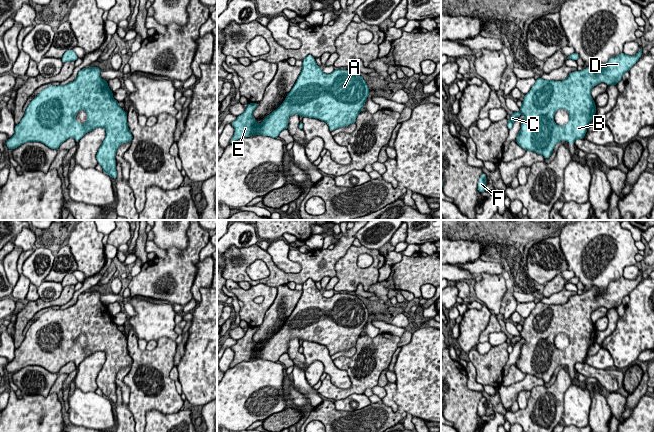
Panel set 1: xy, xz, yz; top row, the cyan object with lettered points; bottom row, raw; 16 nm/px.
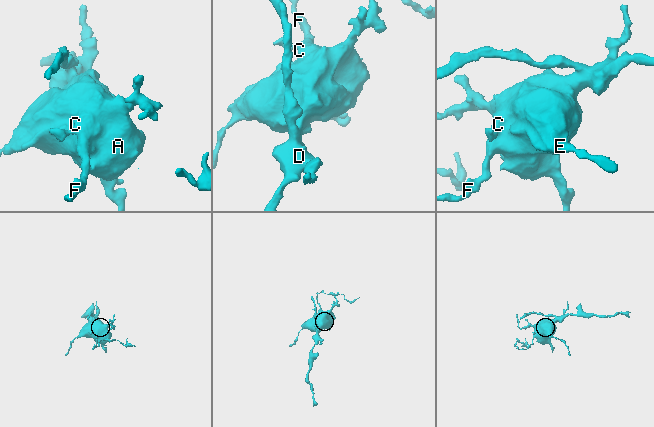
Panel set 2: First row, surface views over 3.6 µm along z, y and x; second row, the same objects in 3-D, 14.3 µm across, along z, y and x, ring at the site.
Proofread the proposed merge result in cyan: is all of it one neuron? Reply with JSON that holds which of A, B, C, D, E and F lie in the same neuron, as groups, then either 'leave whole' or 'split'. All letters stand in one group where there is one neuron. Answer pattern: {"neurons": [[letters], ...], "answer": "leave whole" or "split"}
{"neurons": [["A", "B", "C", "D", "E", "F"]], "answer": "leave whole"}

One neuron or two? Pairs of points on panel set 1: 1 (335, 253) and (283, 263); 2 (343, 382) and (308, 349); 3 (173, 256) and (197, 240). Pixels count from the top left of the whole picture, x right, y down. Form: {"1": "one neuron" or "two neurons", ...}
{"1": "two neurons", "2": "one neuron", "3": "one neuron"}

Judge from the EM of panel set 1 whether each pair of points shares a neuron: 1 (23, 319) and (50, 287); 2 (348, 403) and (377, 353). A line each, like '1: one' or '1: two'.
1: two
2: two

